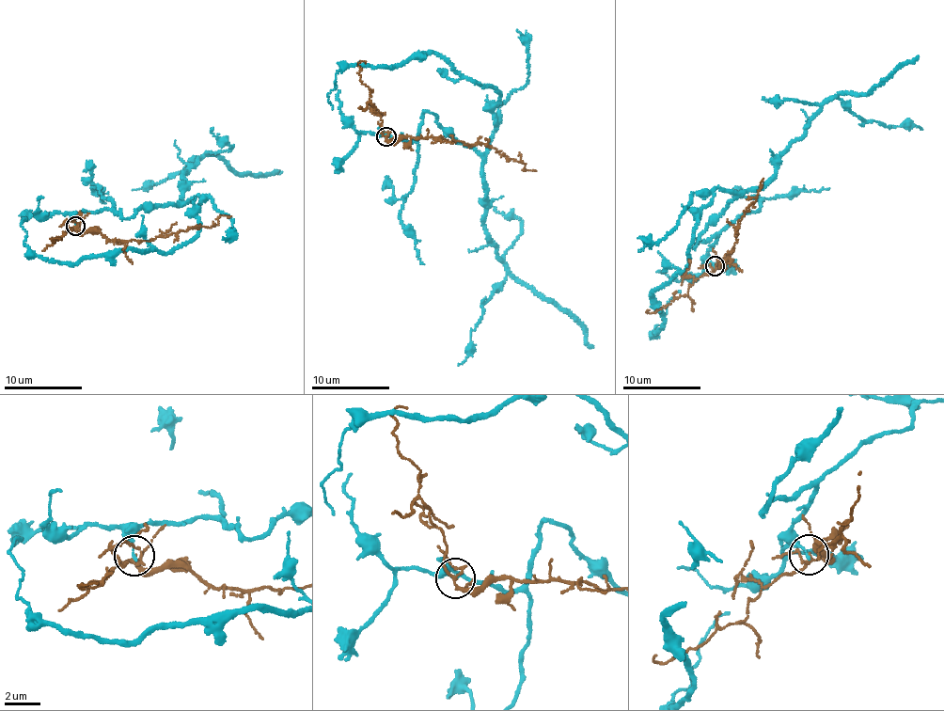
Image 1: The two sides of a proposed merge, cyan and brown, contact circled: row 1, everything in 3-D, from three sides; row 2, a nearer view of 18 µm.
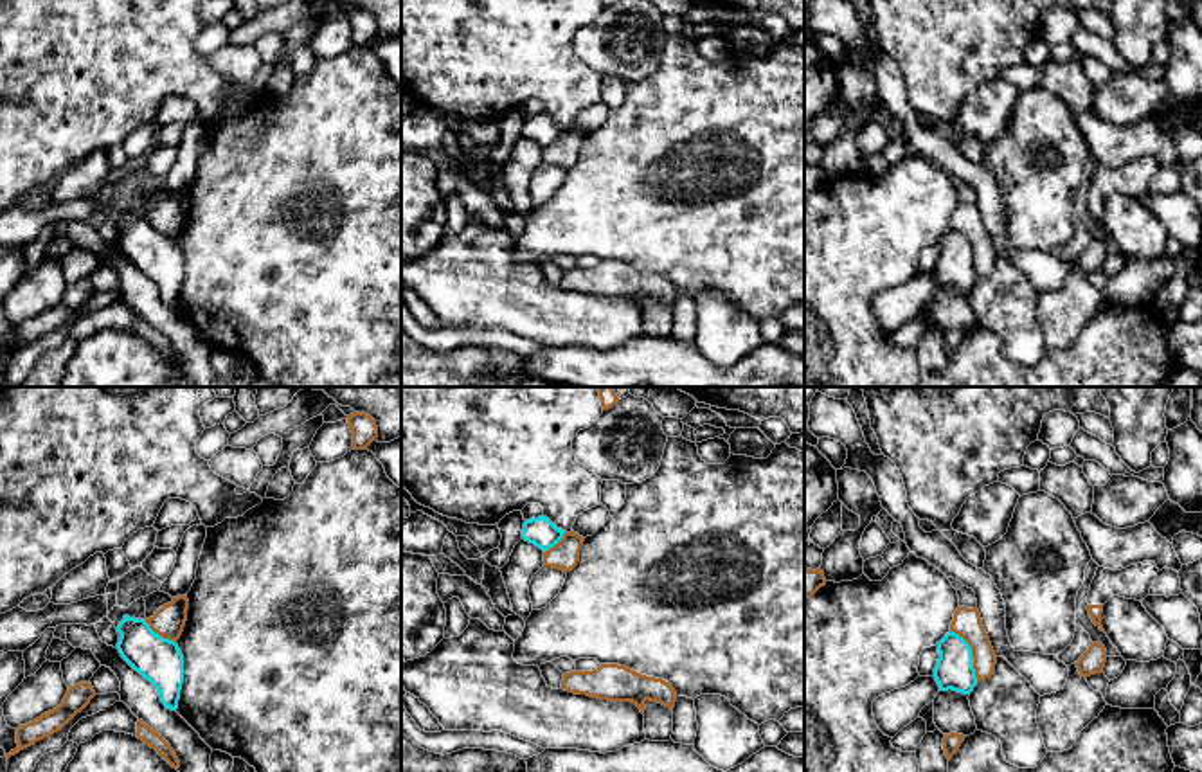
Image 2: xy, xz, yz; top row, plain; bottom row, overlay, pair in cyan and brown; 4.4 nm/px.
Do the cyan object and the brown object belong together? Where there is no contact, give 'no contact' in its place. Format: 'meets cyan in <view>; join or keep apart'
meets cyan in yz; keep apart

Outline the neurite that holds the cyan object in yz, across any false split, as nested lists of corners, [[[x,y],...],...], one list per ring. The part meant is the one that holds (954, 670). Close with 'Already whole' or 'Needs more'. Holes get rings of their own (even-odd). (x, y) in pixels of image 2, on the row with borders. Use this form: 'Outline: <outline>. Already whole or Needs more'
Outline: [[[948,632],[937,642],[939,659],[934,668],[934,678],[939,691],[957,691],[970,695],[977,686],[973,657],[970,644],[954,632]]]. Already whole

